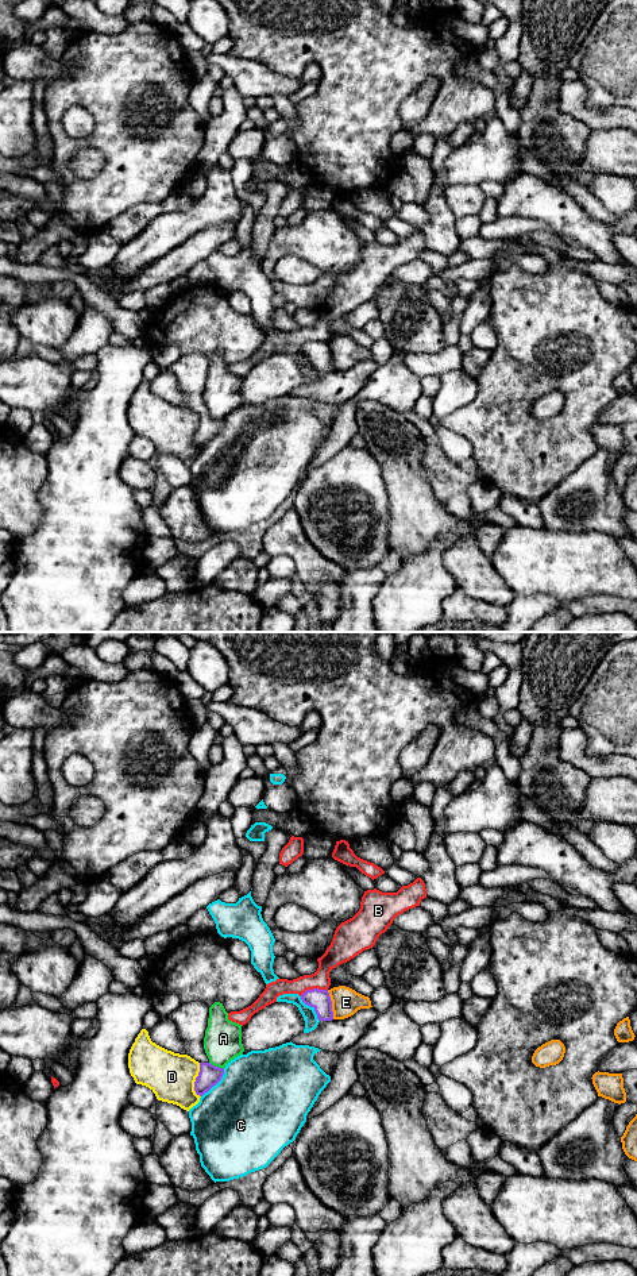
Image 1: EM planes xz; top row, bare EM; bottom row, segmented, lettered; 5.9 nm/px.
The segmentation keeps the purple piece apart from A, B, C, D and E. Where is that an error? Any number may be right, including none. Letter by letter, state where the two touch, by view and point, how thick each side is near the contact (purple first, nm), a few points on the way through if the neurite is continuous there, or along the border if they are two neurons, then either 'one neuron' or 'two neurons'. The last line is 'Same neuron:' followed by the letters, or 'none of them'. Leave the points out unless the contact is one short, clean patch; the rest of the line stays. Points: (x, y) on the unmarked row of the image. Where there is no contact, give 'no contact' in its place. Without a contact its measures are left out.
A: contact xz (216, 419); calibres 130 and 220 nm; border xz (209, 413), (223, 420); two neurons
B: contact xz (313, 340); calibres 120 and 140 nm; border xz (327, 340), (307, 340), (300, 347); two neurons
C: contact xz (216, 435); calibres 130 and 500 nm; two neurons
D: contact xz (196, 432); calibres 130 and 280 nm; two neurons
E: contact xz (331, 357); calibres 120 and 170 nm; two neurons
Same neuron: none of them

